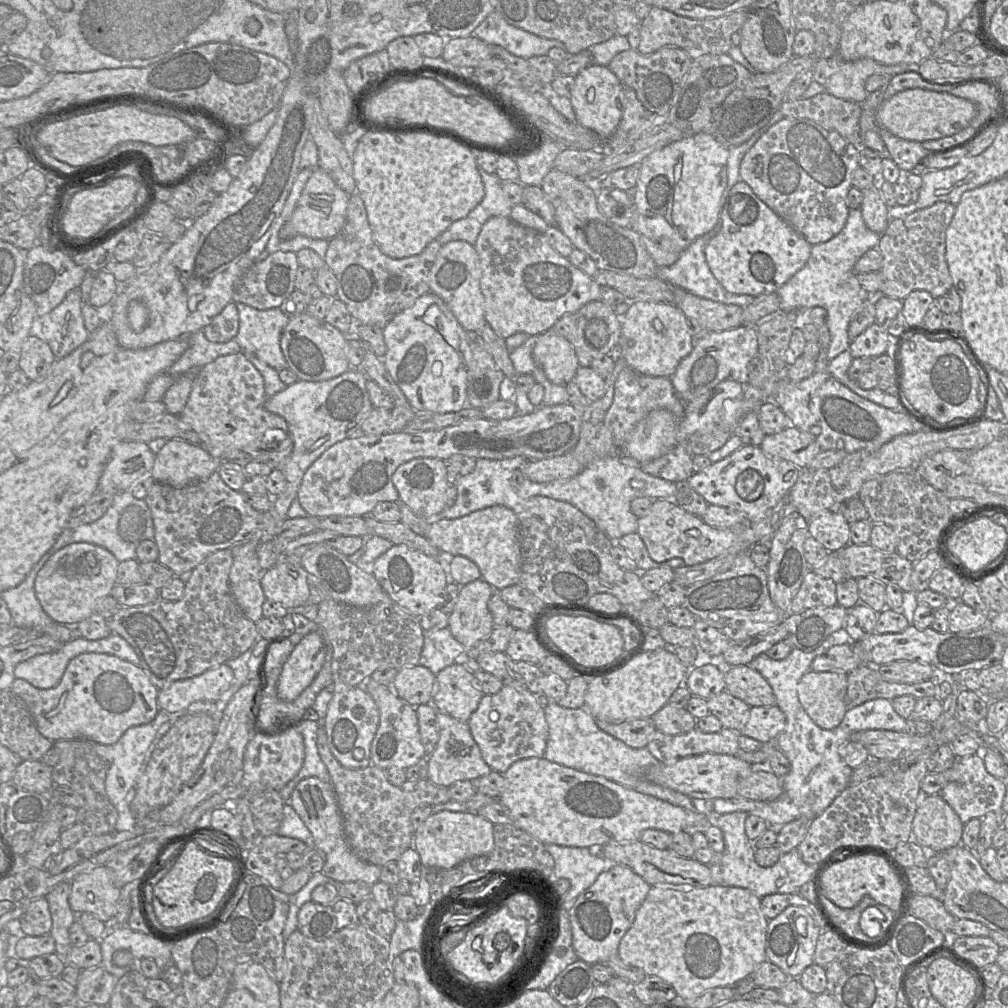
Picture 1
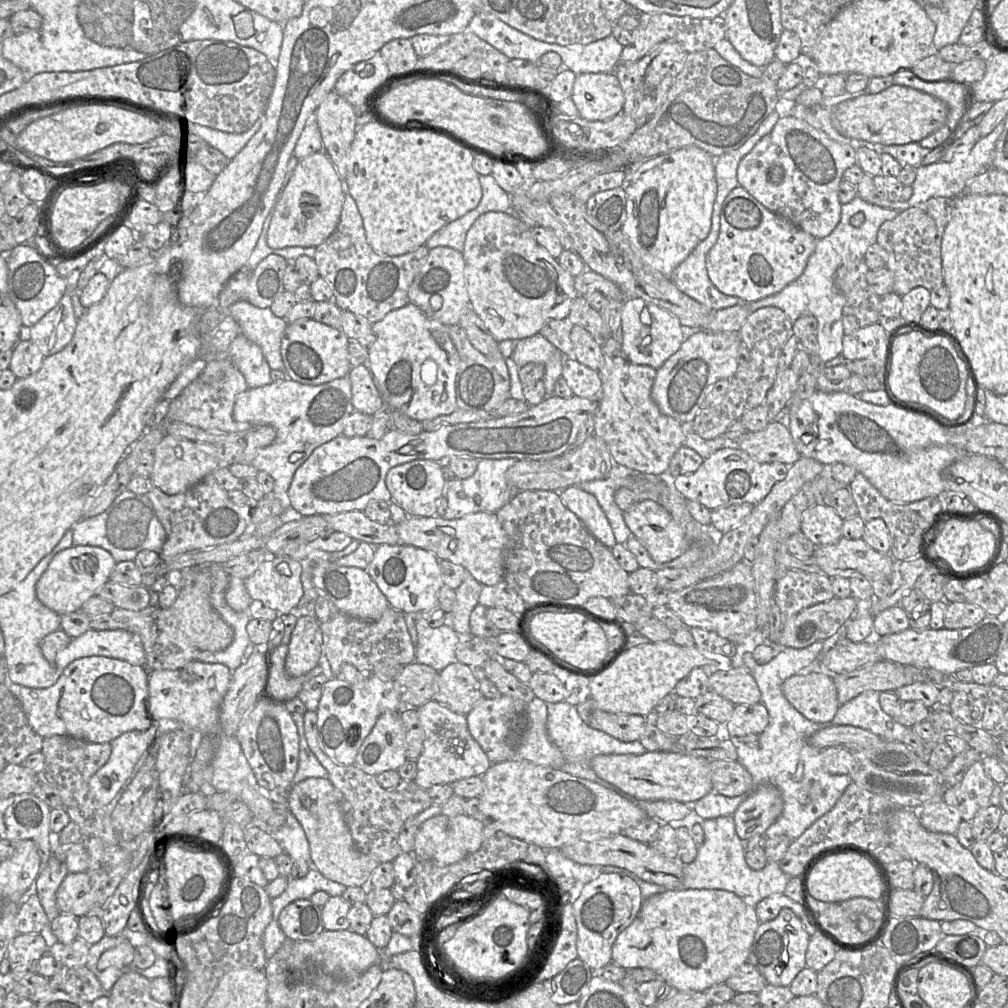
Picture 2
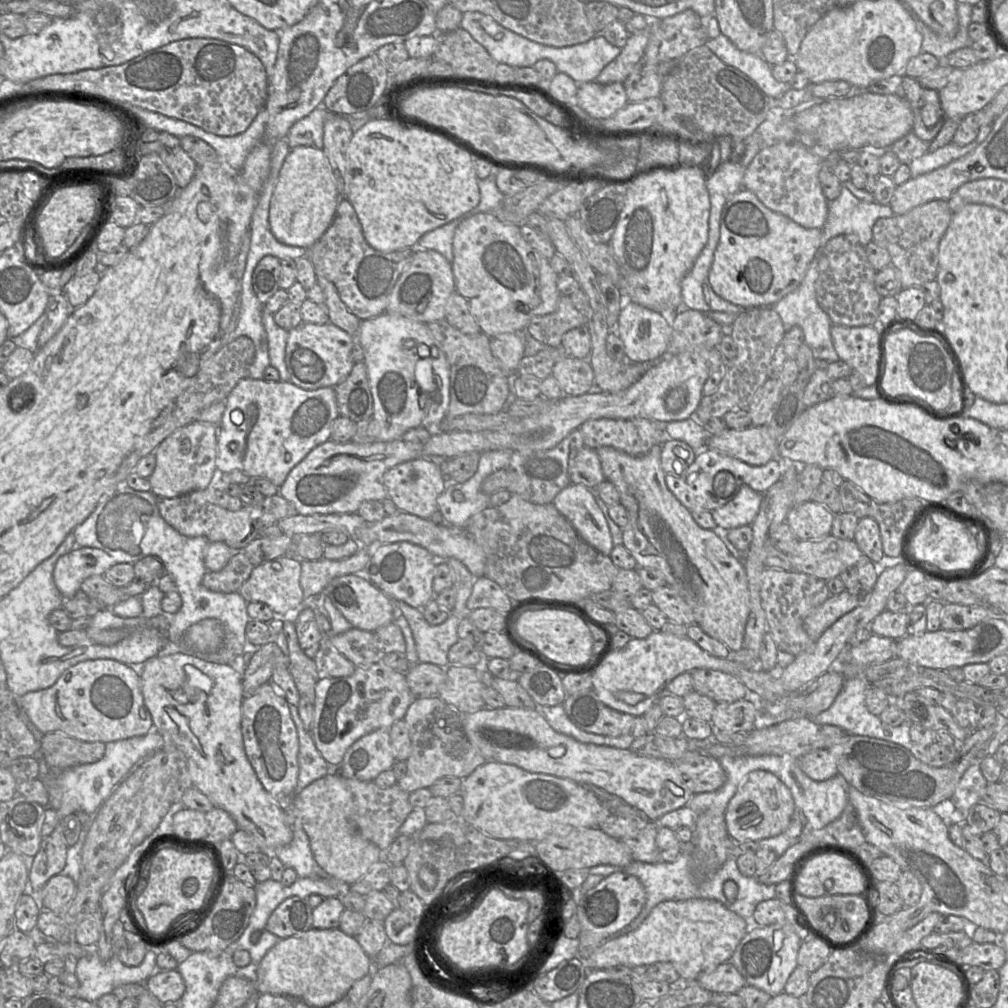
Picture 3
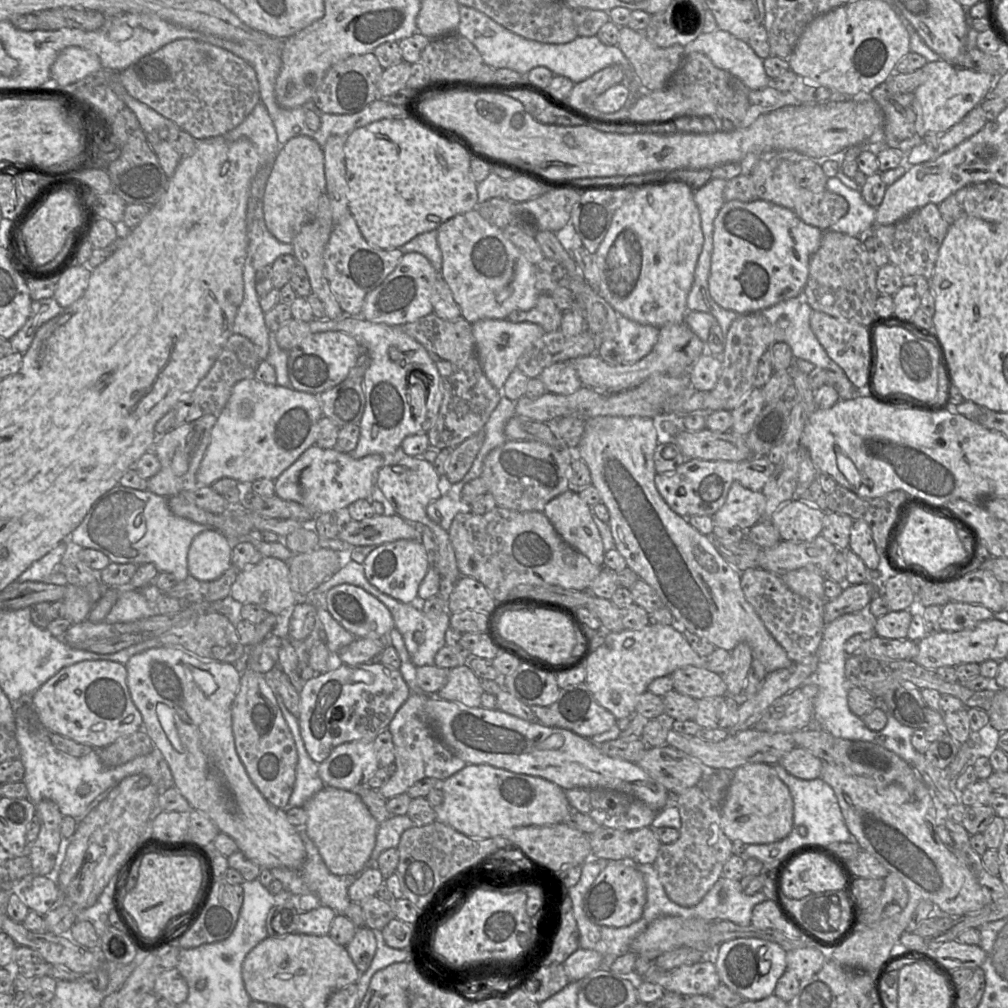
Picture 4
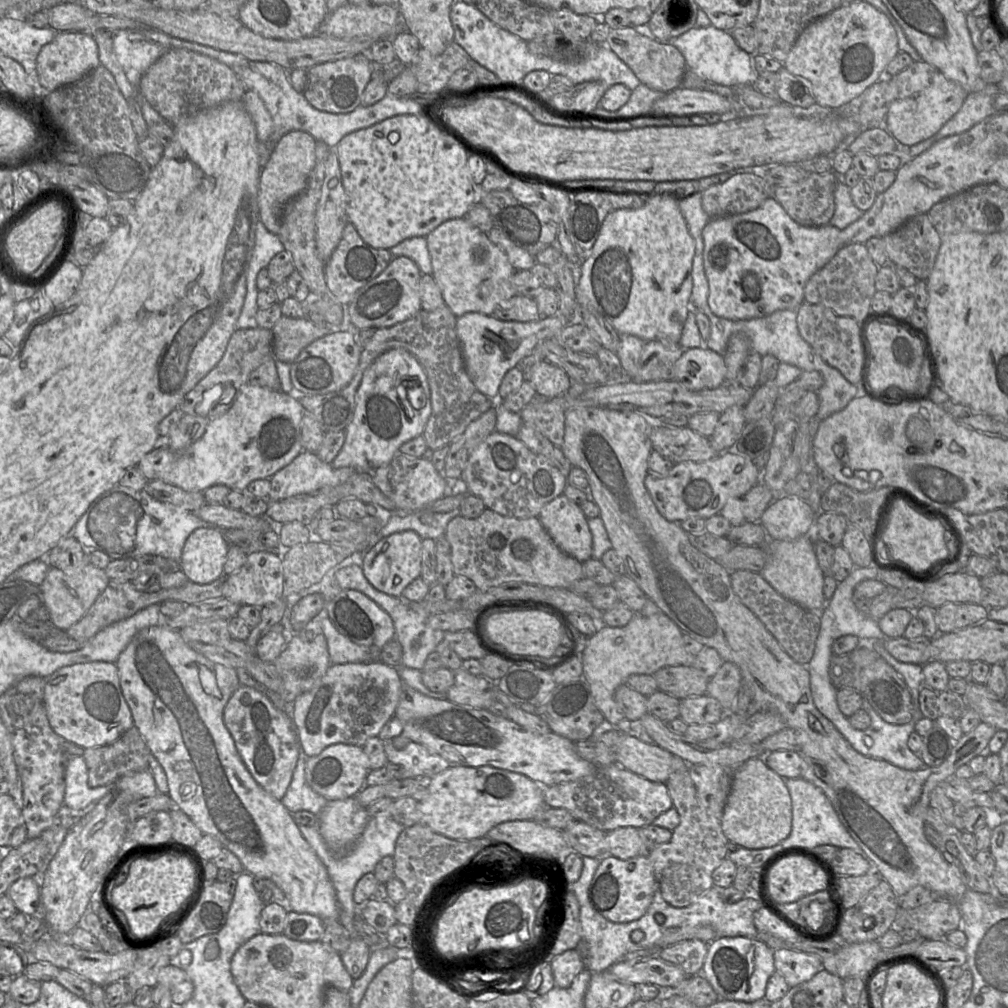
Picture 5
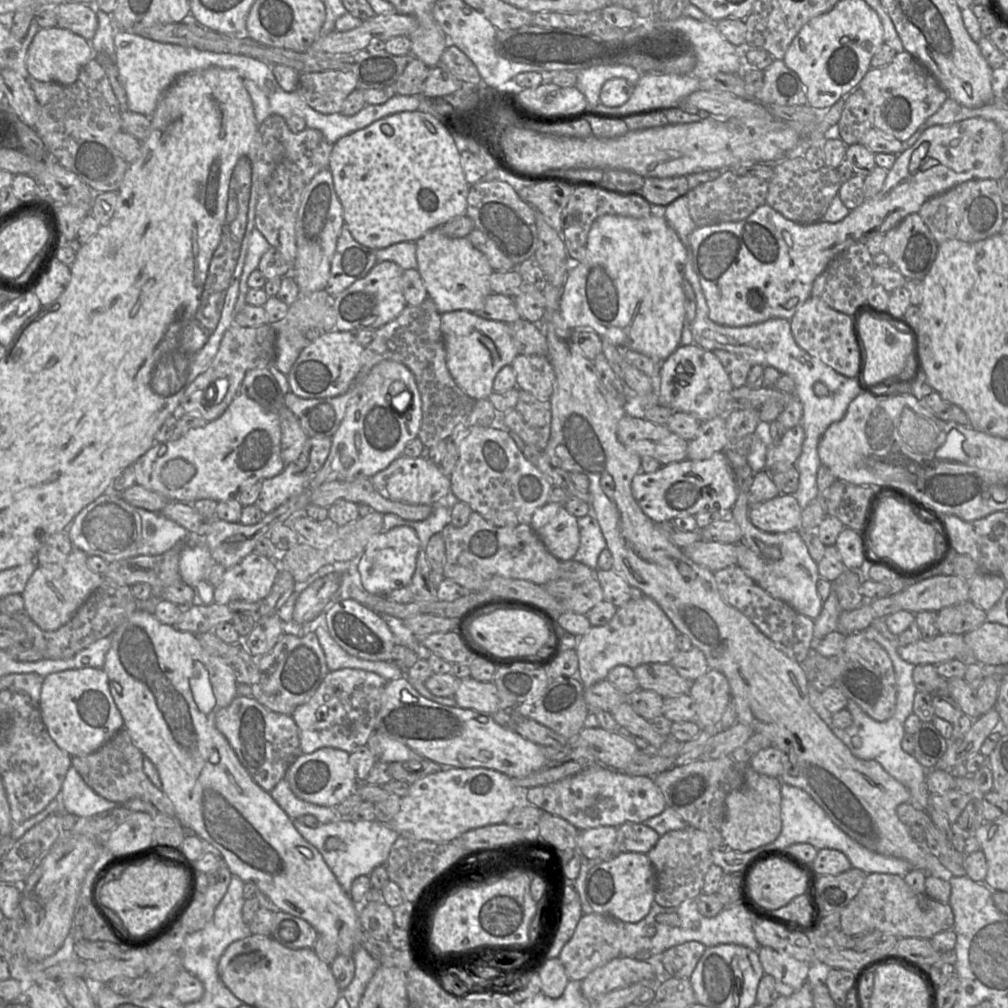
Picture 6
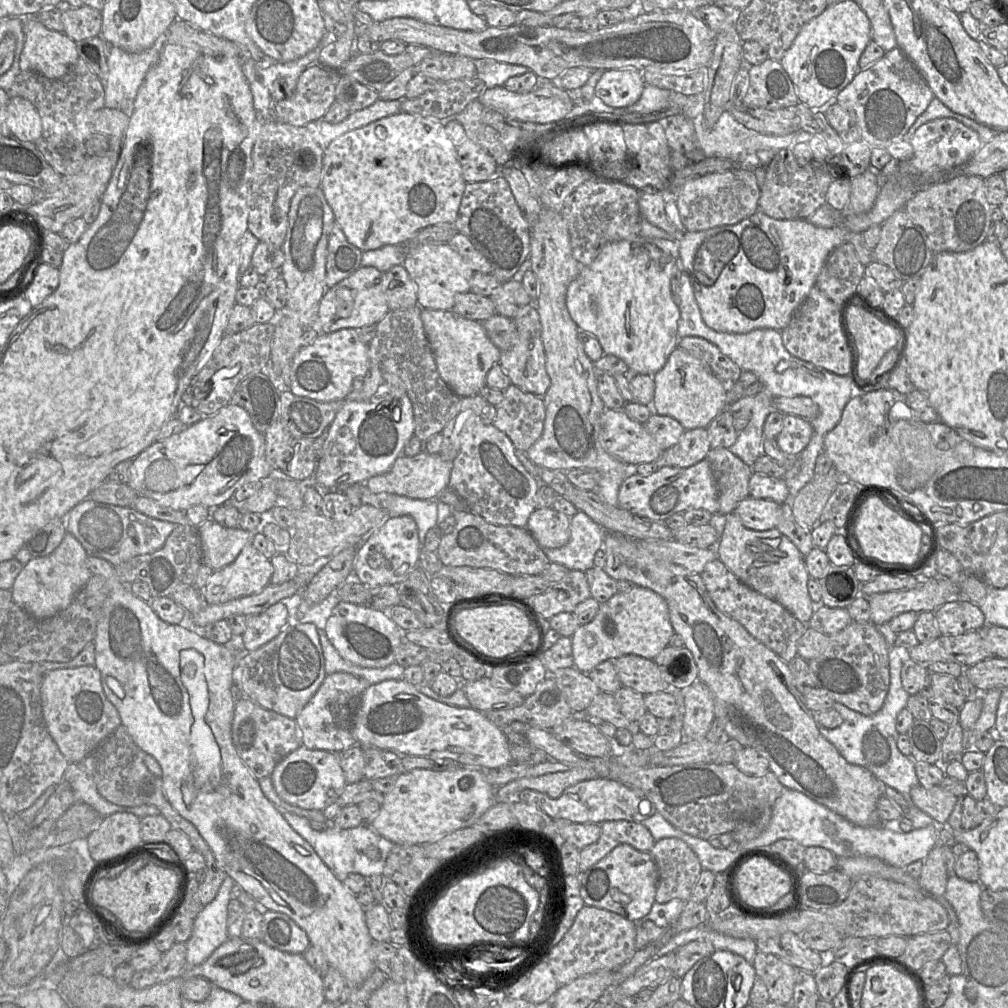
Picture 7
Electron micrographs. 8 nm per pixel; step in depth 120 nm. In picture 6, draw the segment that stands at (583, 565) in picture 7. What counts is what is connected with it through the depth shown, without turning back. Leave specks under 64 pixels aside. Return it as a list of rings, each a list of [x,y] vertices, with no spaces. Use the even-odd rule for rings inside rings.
[[[592,512],[577,518],[580,532],[580,546],[573,560],[581,562],[591,569],[598,569],[598,557],[607,548],[598,520]]]

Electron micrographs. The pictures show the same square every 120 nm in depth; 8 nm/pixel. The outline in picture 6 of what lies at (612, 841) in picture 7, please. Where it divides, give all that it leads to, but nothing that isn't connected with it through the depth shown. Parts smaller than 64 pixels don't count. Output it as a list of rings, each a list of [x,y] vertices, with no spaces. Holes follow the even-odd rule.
[[[626,822],[617,827],[617,838],[612,855],[623,852],[647,854],[659,839],[660,835],[645,823]]]

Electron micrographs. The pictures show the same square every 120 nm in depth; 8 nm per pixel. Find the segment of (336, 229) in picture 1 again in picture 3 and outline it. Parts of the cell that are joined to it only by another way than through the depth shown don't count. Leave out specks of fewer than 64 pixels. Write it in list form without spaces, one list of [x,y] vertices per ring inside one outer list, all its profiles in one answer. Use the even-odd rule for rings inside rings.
[[[310,146],[292,148],[279,172],[270,201],[269,224],[282,244],[309,249],[331,225],[340,195],[323,149]]]

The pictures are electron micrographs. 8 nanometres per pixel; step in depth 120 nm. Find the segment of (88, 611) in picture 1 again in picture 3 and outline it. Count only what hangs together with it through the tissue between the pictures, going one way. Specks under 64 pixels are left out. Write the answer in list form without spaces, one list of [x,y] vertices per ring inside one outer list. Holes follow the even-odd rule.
[[[75,547],[57,560],[53,580],[64,599],[71,599],[81,591],[81,584],[86,578],[102,576],[113,564],[111,556],[101,549]]]

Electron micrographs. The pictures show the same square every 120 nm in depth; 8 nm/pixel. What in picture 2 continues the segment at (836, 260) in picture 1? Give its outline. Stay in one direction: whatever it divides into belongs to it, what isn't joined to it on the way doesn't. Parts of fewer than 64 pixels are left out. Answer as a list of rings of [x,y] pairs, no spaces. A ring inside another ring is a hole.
[[[856,196],[852,201],[841,205],[840,221],[835,229],[826,237],[818,239],[815,250],[810,255],[802,274],[781,291],[747,303],[749,310],[774,306],[780,308],[791,322],[795,322],[802,315],[813,315],[817,322],[817,341],[819,345],[818,357],[822,363],[837,357],[842,353],[844,328],[842,323],[842,310],[846,299],[835,284],[837,269],[844,263],[853,263],[863,260],[867,248],[877,240],[880,226],[893,220],[898,212],[884,209],[867,202]],[[857,213],[863,213],[864,222],[859,227],[854,227],[850,219]]]

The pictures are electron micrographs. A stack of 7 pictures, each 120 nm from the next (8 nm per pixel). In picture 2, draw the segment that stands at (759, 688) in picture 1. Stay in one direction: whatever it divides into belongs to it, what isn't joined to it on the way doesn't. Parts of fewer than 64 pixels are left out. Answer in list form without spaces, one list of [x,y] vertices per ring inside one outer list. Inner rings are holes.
[[[745,668],[709,671],[709,687],[734,705],[753,705],[761,702],[759,687]]]

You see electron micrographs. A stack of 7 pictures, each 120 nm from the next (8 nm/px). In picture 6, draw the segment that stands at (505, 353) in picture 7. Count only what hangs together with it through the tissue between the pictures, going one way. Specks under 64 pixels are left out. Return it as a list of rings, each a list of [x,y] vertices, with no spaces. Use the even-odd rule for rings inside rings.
[[[519,354],[510,366],[516,373],[516,387],[530,392],[541,401],[550,399],[556,374],[547,356]]]

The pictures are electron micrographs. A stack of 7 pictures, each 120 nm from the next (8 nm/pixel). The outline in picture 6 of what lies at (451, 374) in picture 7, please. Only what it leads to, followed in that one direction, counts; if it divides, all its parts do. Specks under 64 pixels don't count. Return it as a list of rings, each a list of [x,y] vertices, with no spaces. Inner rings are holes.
[[[457,310],[441,314],[441,331],[447,368],[456,384],[474,400],[487,399],[500,369],[519,355],[508,323],[482,318],[473,312]]]

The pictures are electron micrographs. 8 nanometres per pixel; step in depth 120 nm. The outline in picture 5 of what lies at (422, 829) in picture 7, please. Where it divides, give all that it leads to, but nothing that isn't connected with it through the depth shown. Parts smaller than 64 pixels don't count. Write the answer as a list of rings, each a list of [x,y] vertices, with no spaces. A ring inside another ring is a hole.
[[[450,766],[431,778],[428,795],[418,801],[420,822],[456,840],[484,837],[498,824],[533,820],[545,807],[543,787],[530,778],[493,766]]]

